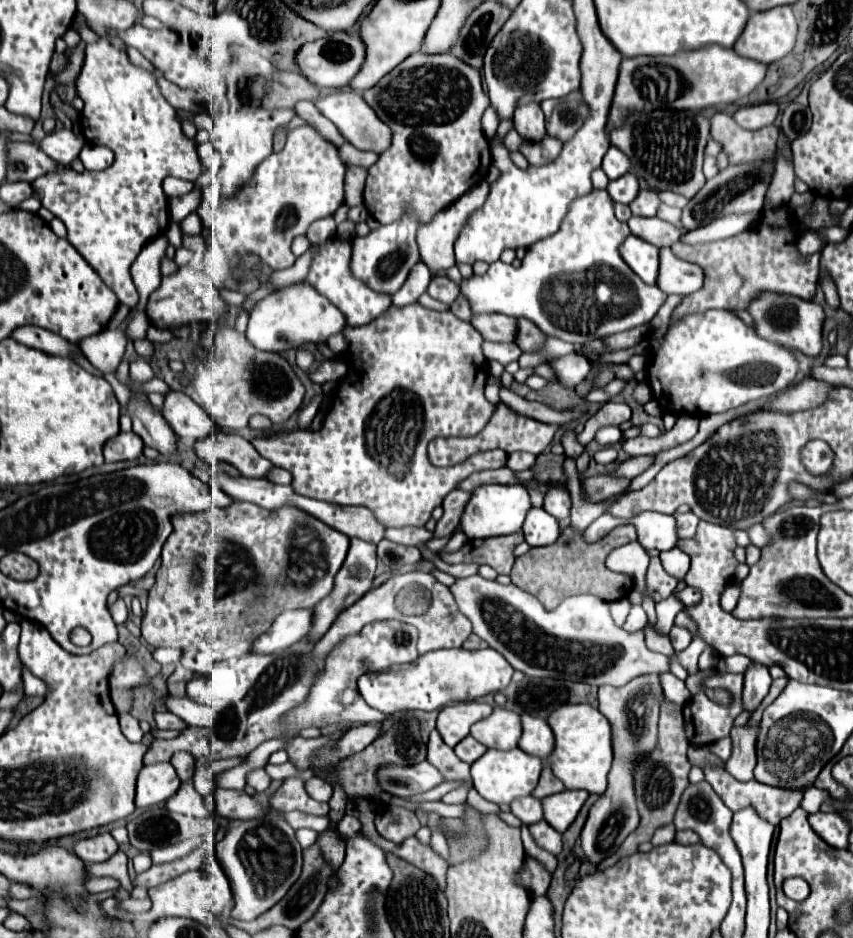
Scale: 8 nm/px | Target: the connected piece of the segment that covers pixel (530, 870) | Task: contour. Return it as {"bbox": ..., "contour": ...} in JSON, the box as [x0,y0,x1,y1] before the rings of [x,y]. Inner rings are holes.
{"bbox":[519,858,551,896],"contour":[[[527,858],[521,872],[519,872],[519,880],[521,884],[533,894],[533,896],[541,896],[547,892],[549,882],[551,882],[551,874],[533,858]]]}

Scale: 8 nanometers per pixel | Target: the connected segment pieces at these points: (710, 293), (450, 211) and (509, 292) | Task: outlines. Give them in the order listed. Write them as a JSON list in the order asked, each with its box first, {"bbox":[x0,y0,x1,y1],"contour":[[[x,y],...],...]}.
[{"bbox":[671,206,819,314],"contour":[[[765,206],[765,210],[763,210],[763,218],[761,218],[761,222],[759,222],[759,226],[755,228],[755,230],[751,230],[751,232],[743,232],[743,234],[737,234],[737,236],[731,236],[731,238],[723,238],[723,240],[715,240],[715,242],[707,242],[707,244],[681,244],[681,242],[675,242],[671,248],[675,250],[675,254],[679,256],[679,258],[683,258],[683,260],[687,260],[687,262],[695,262],[695,264],[699,264],[703,270],[705,270],[705,284],[703,284],[703,290],[699,290],[699,292],[695,292],[695,294],[691,294],[691,296],[687,296],[685,298],[685,302],[681,302],[681,306],[679,308],[675,308],[675,312],[673,314],[691,314],[691,312],[695,312],[695,310],[709,310],[709,308],[723,308],[723,310],[747,310],[749,308],[749,304],[753,302],[753,300],[757,300],[757,298],[761,298],[761,294],[765,294],[765,292],[773,292],[773,294],[789,294],[789,296],[797,296],[797,298],[813,298],[813,294],[815,294],[815,286],[817,286],[817,274],[819,274],[819,254],[813,254],[813,256],[809,256],[807,260],[799,260],[797,258],[797,250],[795,250],[795,244],[797,244],[797,236],[795,236],[795,230],[791,230],[791,222],[797,222],[797,220],[791,220],[791,218],[783,218],[783,214],[779,214],[779,210],[781,208],[769,208],[769,206]]]},{"bbox":[417,180,489,273],"contour":[[[485,180],[479,186],[473,186],[473,190],[469,190],[467,194],[463,194],[449,208],[445,208],[439,214],[435,214],[431,222],[427,222],[427,224],[423,224],[419,228],[417,242],[421,242],[419,244],[421,260],[432,272],[438,273],[456,265],[455,256],[453,255],[455,238],[459,236],[459,226],[463,226],[463,222],[467,222],[467,214],[471,214],[471,210],[477,210],[477,206],[481,206],[485,202],[485,198],[487,198],[487,186],[489,186],[489,182],[485,182]]]},{"bbox":[461,190,667,344],"contour":[[[593,190],[587,198],[577,198],[571,204],[571,214],[559,232],[527,248],[519,268],[499,260],[483,276],[463,280],[461,294],[477,314],[499,312],[527,318],[547,336],[571,344],[643,326],[657,314],[667,294],[657,286],[647,286],[621,258],[619,246],[629,234],[629,226],[615,218],[607,190]]]}]

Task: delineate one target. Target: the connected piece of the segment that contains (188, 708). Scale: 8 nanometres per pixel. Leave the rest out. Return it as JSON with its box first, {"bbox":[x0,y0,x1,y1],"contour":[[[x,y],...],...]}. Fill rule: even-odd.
{"bbox":[165,694,213,726],"contour":[[[167,694],[165,696],[165,706],[169,712],[185,720],[189,726],[211,726],[213,724],[213,712],[211,708],[193,702],[191,698],[177,698]]]}

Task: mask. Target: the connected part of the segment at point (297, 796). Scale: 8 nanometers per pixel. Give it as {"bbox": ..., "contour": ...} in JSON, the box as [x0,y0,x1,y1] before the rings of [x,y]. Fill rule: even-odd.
{"bbox":[271,776,329,816],"contour":[[[299,776],[289,778],[281,784],[281,788],[271,798],[271,808],[283,810],[283,812],[301,810],[301,812],[317,814],[317,816],[327,816],[329,814],[329,804],[313,800],[305,790],[305,780],[299,778]]]}

